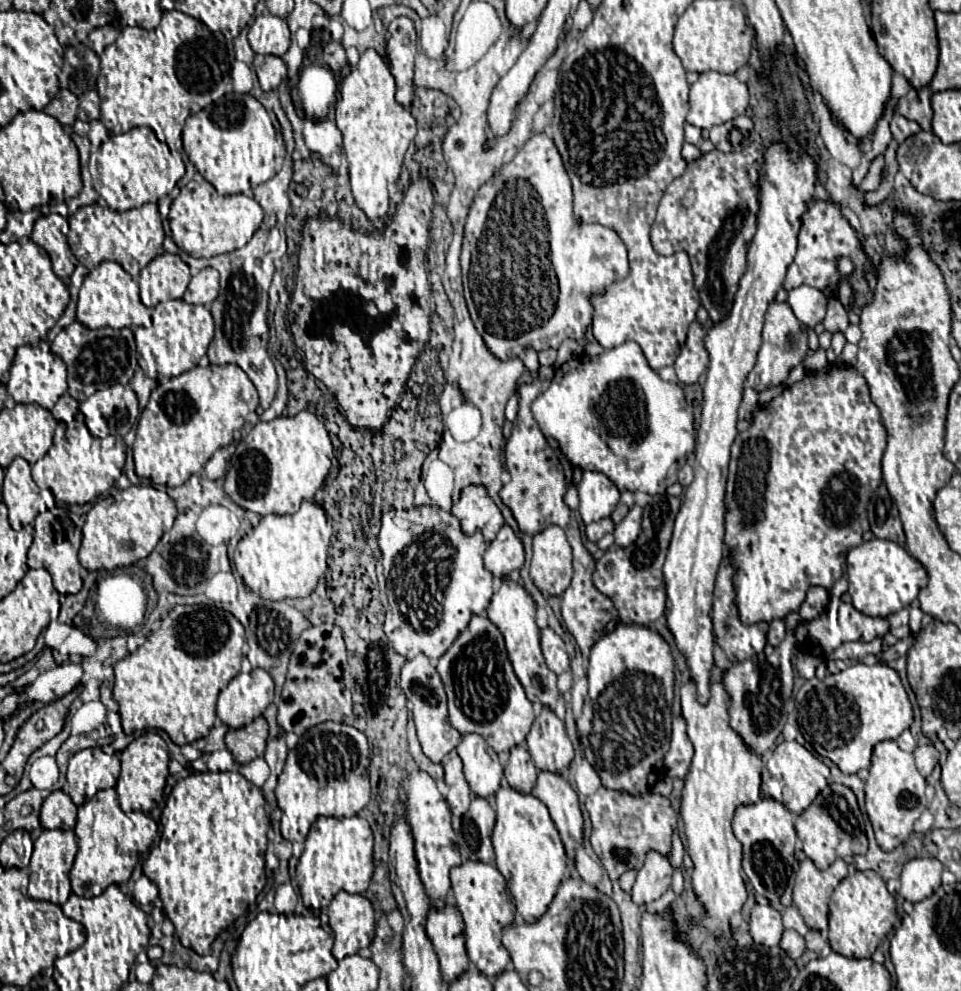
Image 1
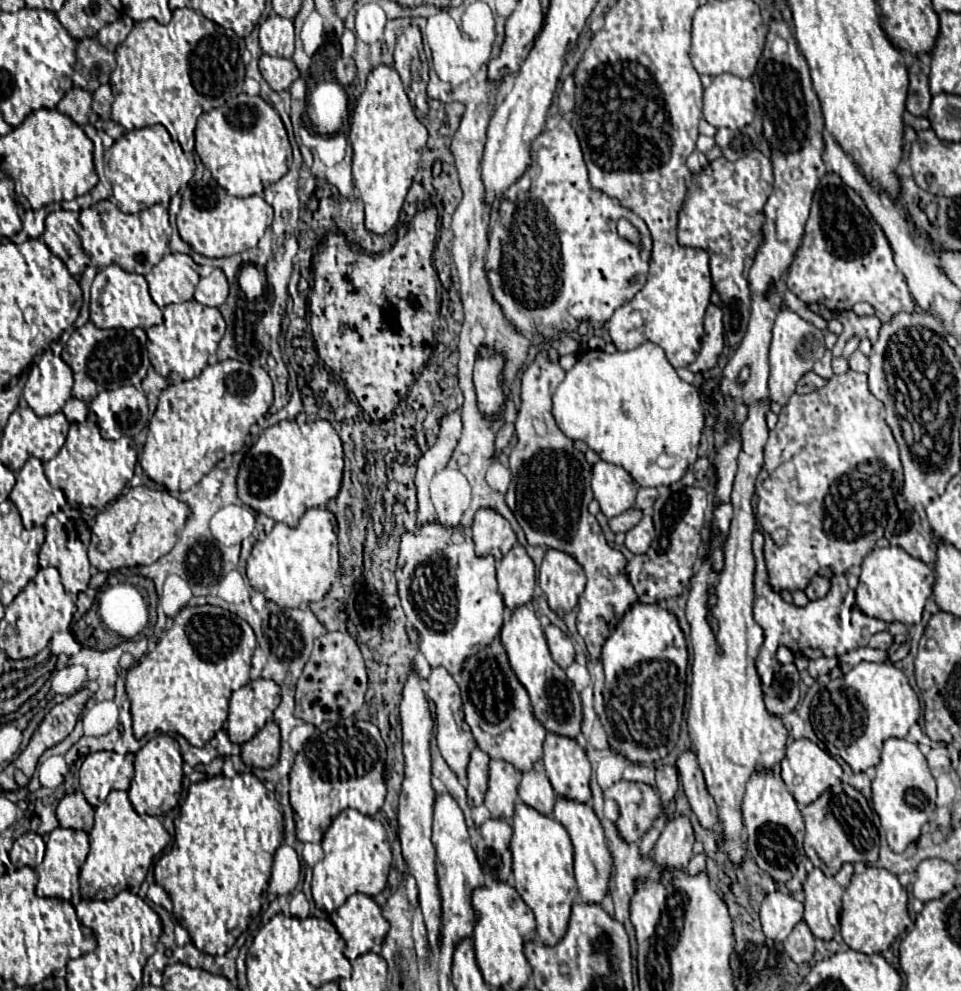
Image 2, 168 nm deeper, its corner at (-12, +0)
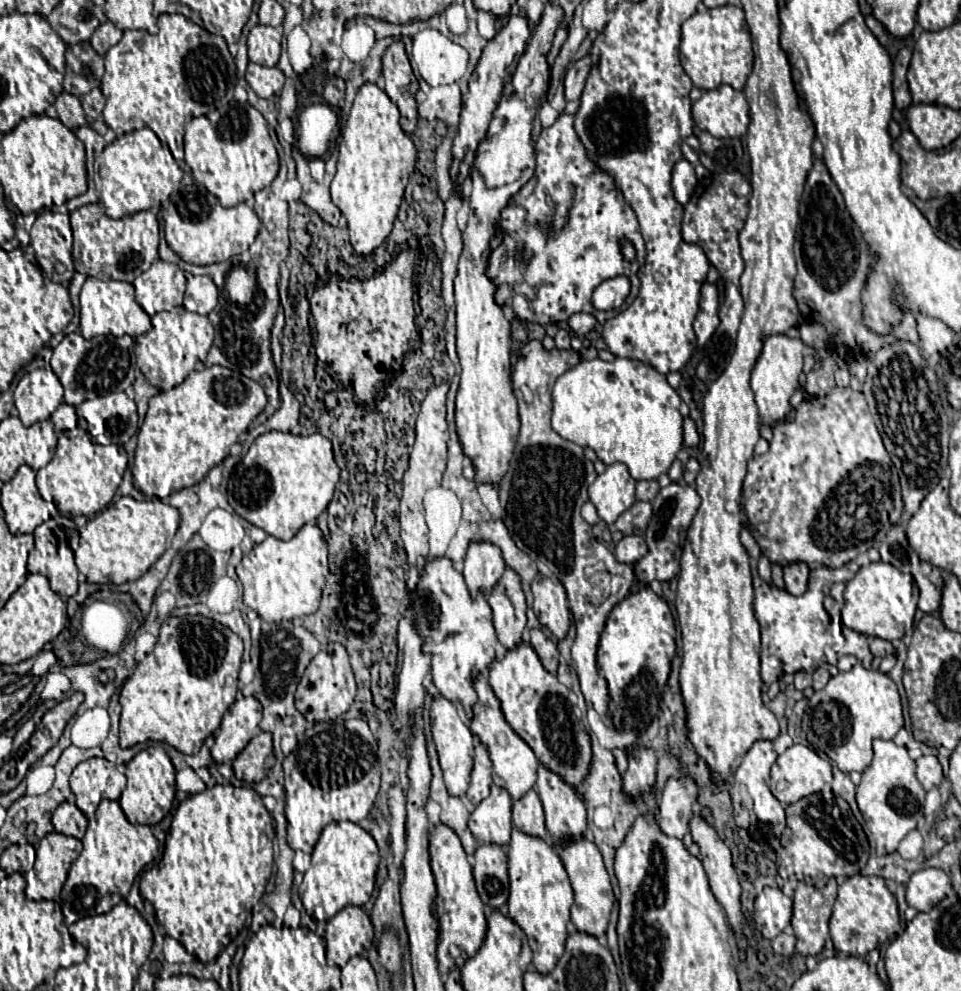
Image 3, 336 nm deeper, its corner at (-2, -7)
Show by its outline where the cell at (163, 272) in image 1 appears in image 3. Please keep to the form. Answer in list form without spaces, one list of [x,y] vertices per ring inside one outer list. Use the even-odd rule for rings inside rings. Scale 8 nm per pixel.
[[[157,259],[145,273],[135,281],[137,303],[145,309],[147,315],[159,311],[173,311],[183,303],[185,293],[185,273],[175,265]]]

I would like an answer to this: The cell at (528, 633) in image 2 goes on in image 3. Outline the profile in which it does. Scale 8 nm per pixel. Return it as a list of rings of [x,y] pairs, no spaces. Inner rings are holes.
[[[527,643],[507,651],[503,659],[497,659],[491,665],[489,685],[501,703],[505,721],[533,749],[539,763],[553,769],[553,773],[577,791],[585,783],[585,773],[589,773],[593,753],[587,731],[573,731],[571,705],[567,701],[569,689],[541,665],[537,653]]]

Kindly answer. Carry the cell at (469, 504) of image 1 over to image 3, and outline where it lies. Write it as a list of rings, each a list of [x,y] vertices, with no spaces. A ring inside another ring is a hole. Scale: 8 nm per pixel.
[[[471,543],[465,557],[463,577],[473,597],[477,593],[483,593],[483,595],[491,593],[497,581],[501,579],[503,571],[505,571],[505,561],[501,557],[501,551],[495,545]]]

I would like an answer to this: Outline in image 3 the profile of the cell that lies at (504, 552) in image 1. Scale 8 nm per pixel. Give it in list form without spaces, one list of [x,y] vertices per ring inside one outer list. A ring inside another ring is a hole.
[[[505,569],[499,585],[487,597],[493,609],[493,623],[497,629],[499,643],[505,649],[513,649],[521,643],[525,631],[525,595],[521,581],[513,569]]]

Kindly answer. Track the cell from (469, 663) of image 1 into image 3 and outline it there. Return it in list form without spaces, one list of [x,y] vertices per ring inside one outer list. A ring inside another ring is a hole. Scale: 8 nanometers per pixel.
[[[479,675],[475,681],[475,691],[479,695],[475,707],[473,707],[473,719],[471,719],[471,731],[475,735],[479,735],[481,743],[485,743],[489,747],[491,753],[491,761],[493,761],[493,783],[507,789],[511,799],[517,801],[521,799],[529,789],[535,787],[535,779],[537,779],[537,767],[539,761],[535,757],[535,753],[529,749],[529,745],[525,745],[525,741],[521,737],[517,737],[517,733],[509,727],[509,723],[505,721],[499,701],[493,695],[489,683],[487,683],[487,675]]]

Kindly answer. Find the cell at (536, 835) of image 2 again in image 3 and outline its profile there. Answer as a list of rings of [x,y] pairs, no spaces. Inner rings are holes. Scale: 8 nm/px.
[[[513,829],[509,845],[509,879],[511,893],[507,903],[507,915],[523,929],[533,951],[533,965],[539,973],[551,973],[565,949],[569,909],[573,905],[573,889],[567,871],[557,851],[543,839],[529,837],[519,829]]]

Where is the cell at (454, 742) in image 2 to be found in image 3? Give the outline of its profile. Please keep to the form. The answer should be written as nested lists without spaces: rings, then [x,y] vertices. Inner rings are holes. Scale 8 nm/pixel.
[[[445,697],[435,699],[431,707],[431,731],[433,731],[433,741],[437,745],[437,753],[441,761],[445,787],[449,789],[449,793],[453,793],[453,797],[463,797],[465,789],[469,787],[469,773],[473,769],[473,737],[469,727],[459,717],[457,707]]]

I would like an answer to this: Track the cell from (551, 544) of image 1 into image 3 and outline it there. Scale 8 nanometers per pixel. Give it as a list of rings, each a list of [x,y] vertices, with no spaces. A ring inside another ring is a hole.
[[[539,573],[531,585],[531,591],[535,597],[533,609],[537,609],[537,619],[541,625],[547,627],[557,637],[557,641],[565,639],[571,625],[565,587]]]

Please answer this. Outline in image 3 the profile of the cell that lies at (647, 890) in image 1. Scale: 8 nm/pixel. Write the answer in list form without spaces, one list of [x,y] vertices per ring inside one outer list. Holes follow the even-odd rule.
[[[685,775],[681,779],[671,777],[665,783],[661,805],[659,805],[659,827],[665,835],[683,839],[689,831],[689,817],[693,815],[693,805],[699,797],[699,785],[693,777]]]

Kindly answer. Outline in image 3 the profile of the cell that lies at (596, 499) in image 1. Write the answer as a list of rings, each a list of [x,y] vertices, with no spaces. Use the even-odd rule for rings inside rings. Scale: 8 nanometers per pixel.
[[[613,463],[597,475],[589,487],[589,499],[607,525],[617,521],[617,517],[635,503],[635,483],[627,465],[621,463]]]

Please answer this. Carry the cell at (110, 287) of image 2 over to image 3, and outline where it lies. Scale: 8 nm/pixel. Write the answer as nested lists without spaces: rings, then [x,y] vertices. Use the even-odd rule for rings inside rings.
[[[87,277],[83,283],[79,295],[80,302],[80,325],[79,330],[85,339],[97,337],[97,335],[129,335],[137,337],[151,329],[149,315],[137,305],[135,301],[135,289],[131,283],[125,281],[101,281]]]

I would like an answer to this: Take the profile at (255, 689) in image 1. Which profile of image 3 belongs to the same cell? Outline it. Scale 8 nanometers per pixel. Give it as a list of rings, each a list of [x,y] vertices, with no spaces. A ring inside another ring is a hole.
[[[241,697],[223,715],[215,745],[211,747],[211,757],[215,763],[231,763],[245,745],[259,735],[261,705],[255,697]]]

